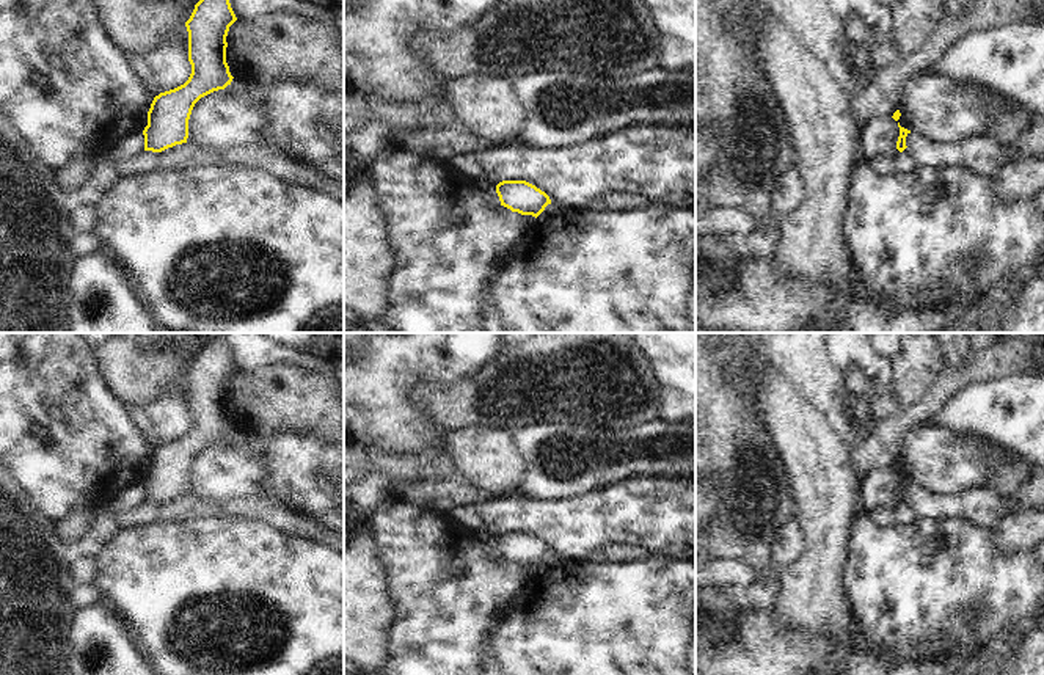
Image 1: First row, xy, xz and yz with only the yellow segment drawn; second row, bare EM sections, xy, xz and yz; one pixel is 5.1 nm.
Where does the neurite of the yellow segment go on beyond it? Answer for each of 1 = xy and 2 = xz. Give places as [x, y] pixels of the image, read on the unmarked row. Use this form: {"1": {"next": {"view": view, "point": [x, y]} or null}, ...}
{"1": {"next": {"view": "xy", "point": [143, 515]}}, "2": {"next": null}}

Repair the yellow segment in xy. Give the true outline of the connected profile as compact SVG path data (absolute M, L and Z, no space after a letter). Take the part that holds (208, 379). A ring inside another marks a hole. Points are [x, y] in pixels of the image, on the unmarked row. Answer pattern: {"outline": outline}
{"outline": "M221 338L207 341L185 374L188 383L188 432L154 449L143 482L144 504L116 516L119 529L135 529L154 523L162 502L187 494L188 471L195 455L232 433L226 414L226 388L237 372Z"}

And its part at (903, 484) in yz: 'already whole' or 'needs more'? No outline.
needs more

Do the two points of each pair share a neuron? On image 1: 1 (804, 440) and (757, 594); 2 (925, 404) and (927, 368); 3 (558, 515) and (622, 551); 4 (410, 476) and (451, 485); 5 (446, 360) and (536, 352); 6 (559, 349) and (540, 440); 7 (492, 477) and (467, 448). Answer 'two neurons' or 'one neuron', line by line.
1: two neurons
2: two neurons
3: two neurons
4: one neuron
5: two neurons
6: two neurons
7: one neuron

